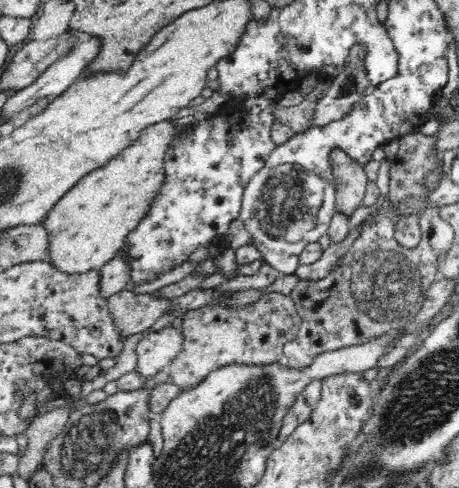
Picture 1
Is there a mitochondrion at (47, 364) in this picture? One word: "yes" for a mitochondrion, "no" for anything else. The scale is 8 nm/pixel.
no

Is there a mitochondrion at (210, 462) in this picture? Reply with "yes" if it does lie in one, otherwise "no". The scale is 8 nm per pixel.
yes

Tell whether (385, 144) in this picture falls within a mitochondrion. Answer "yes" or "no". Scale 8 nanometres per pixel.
no

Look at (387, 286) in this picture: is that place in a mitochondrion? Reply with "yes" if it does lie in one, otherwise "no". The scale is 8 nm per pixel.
yes

